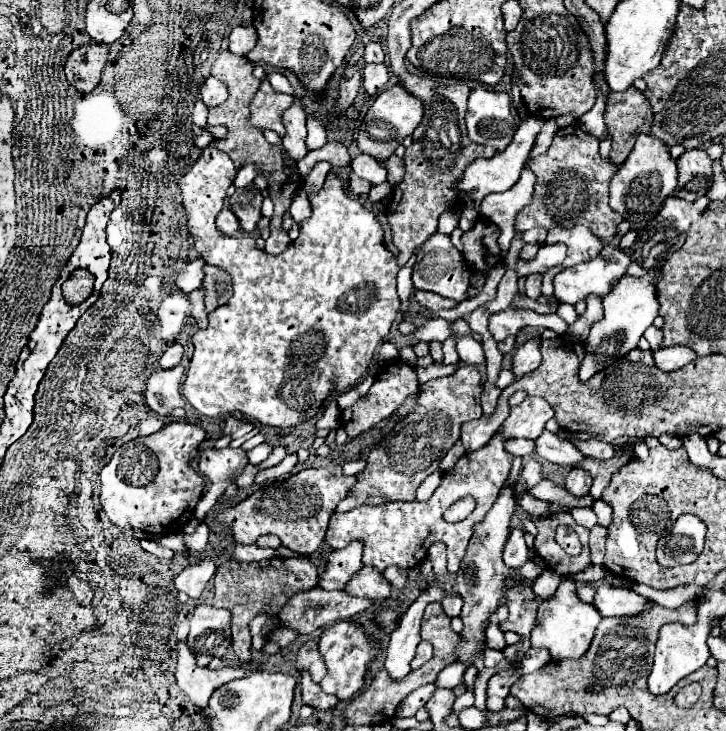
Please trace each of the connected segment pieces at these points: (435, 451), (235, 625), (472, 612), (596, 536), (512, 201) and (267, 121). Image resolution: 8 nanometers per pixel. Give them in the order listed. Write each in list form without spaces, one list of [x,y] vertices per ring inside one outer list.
[[[461,366],[459,372],[447,378],[431,380],[419,386],[417,404],[413,410],[397,422],[397,426],[381,440],[367,456],[367,466],[357,474],[357,484],[351,494],[337,506],[337,512],[361,504],[385,504],[391,500],[415,500],[419,484],[435,470],[439,470],[441,458],[459,440],[461,426],[469,420],[481,418],[481,374],[475,366]]]
[[[271,558],[261,562],[237,562],[225,560],[214,576],[213,606],[227,608],[231,612],[231,630],[233,630],[233,650],[241,662],[251,660],[251,634],[249,622],[259,612],[269,612],[277,616],[281,606],[297,592],[317,586],[319,572],[313,562],[307,558]]]
[[[505,488],[499,498],[495,500],[493,508],[487,512],[485,520],[481,524],[475,526],[473,538],[469,542],[467,554],[463,558],[461,570],[457,572],[457,592],[463,598],[463,610],[461,610],[461,620],[465,624],[463,632],[461,632],[461,644],[459,644],[459,660],[467,662],[467,666],[473,662],[475,656],[483,656],[483,648],[485,648],[485,634],[483,634],[483,626],[489,618],[491,612],[495,612],[495,608],[503,602],[503,590],[505,590],[505,578],[507,574],[511,574],[513,570],[507,568],[503,564],[503,548],[509,536],[509,520],[513,516],[515,510],[515,490],[513,488]]]
[[[595,526],[589,536],[589,548],[591,548],[591,562],[601,564],[605,556],[605,538],[607,538],[607,528]]]
[[[525,168],[521,172],[521,178],[517,180],[517,184],[511,190],[507,190],[503,194],[489,194],[483,200],[483,206],[481,206],[483,216],[501,228],[499,248],[501,248],[503,256],[507,256],[511,240],[515,236],[515,228],[513,228],[515,212],[519,212],[521,208],[525,208],[531,202],[533,186],[535,186],[535,174],[529,168]]]
[[[267,80],[261,82],[259,90],[251,98],[251,114],[249,122],[257,128],[269,128],[275,130],[279,136],[283,134],[283,124],[281,124],[281,114],[293,104],[293,96],[275,92]]]

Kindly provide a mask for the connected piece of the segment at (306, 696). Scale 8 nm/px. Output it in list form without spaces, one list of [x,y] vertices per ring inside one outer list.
[[[303,670],[301,672],[301,694],[303,694],[303,704],[319,708],[319,710],[331,710],[339,700],[335,696],[329,696],[321,690],[319,684],[315,684],[309,678],[309,672]]]

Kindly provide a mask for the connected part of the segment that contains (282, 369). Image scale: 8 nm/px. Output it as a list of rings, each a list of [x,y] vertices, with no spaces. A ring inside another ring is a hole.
[[[213,146],[205,148],[203,156],[197,160],[197,164],[185,174],[179,178],[179,188],[181,188],[181,196],[183,196],[183,208],[187,210],[187,228],[189,228],[189,234],[193,236],[193,246],[195,250],[199,252],[201,258],[207,260],[207,264],[213,264],[213,266],[219,266],[223,268],[225,272],[231,274],[233,278],[233,298],[229,298],[229,302],[217,310],[213,310],[209,314],[209,326],[205,330],[199,330],[195,332],[193,336],[193,358],[191,358],[191,364],[189,364],[189,370],[187,370],[187,378],[185,378],[185,384],[183,384],[183,394],[185,398],[189,400],[189,404],[203,416],[223,416],[223,414],[235,414],[235,416],[243,416],[243,418],[253,418],[261,424],[267,424],[267,426],[275,426],[275,428],[293,428],[309,418],[315,418],[321,414],[321,406],[325,404],[325,400],[333,398],[333,396],[339,396],[341,392],[345,392],[347,388],[355,386],[367,372],[369,364],[371,364],[371,358],[375,354],[375,348],[383,342],[383,338],[389,334],[389,328],[399,312],[399,298],[397,298],[397,288],[395,288],[395,278],[397,278],[397,272],[399,272],[399,266],[395,262],[395,256],[383,246],[383,228],[379,224],[379,220],[375,218],[375,214],[367,208],[363,208],[357,200],[349,198],[349,194],[345,192],[343,188],[343,182],[339,178],[335,178],[333,174],[327,176],[323,188],[317,192],[317,194],[311,194],[309,200],[311,200],[311,208],[313,208],[313,214],[309,220],[305,220],[301,224],[301,234],[295,242],[289,244],[289,248],[279,254],[279,256],[271,256],[267,252],[261,252],[255,248],[255,240],[253,238],[235,238],[235,236],[225,236],[217,230],[215,226],[215,218],[217,214],[221,212],[223,208],[223,202],[225,202],[225,196],[227,196],[227,188],[231,186],[233,178],[235,178],[237,170],[233,166],[233,162],[229,160],[229,156]]]

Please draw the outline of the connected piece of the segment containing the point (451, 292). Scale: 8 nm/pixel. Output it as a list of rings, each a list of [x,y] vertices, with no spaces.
[[[433,234],[421,248],[415,252],[417,260],[413,266],[413,286],[417,290],[429,290],[435,294],[441,294],[443,298],[451,298],[455,302],[467,300],[467,290],[469,290],[469,278],[471,272],[467,264],[463,264],[463,254],[451,244],[449,236],[445,234]]]

